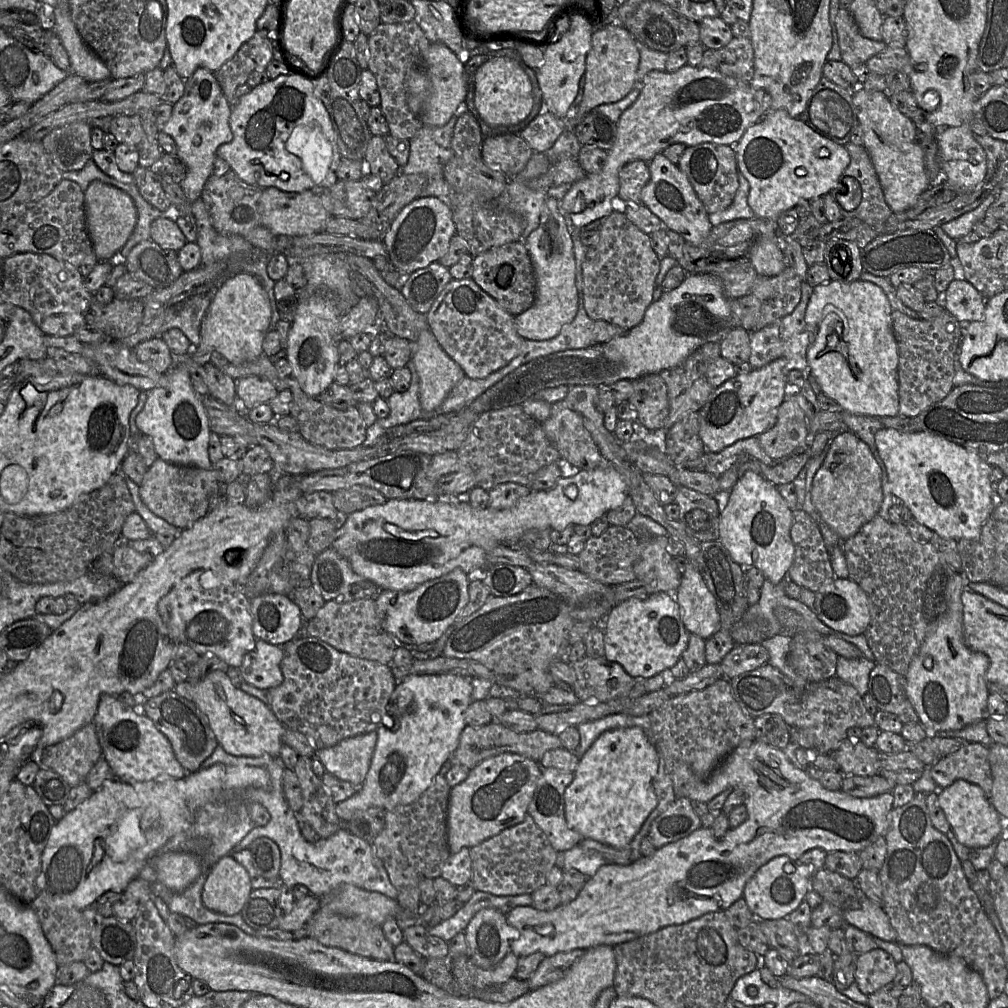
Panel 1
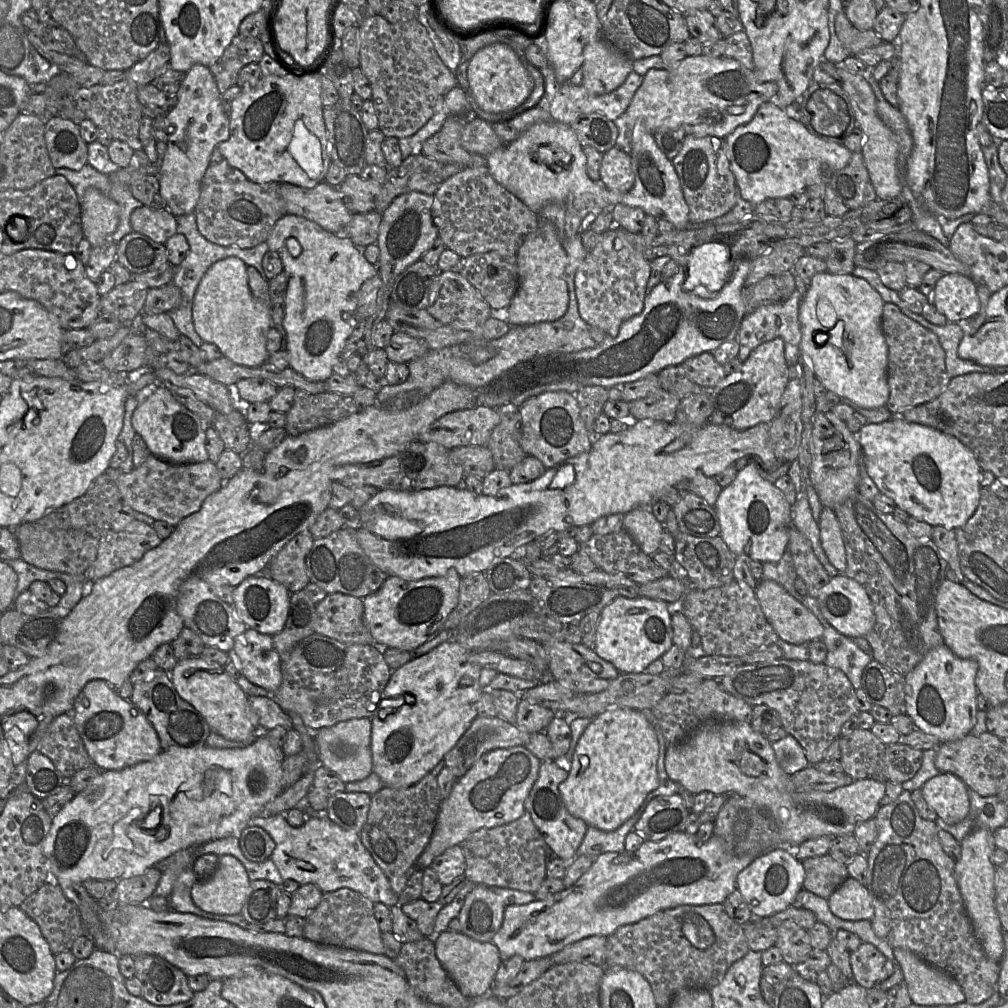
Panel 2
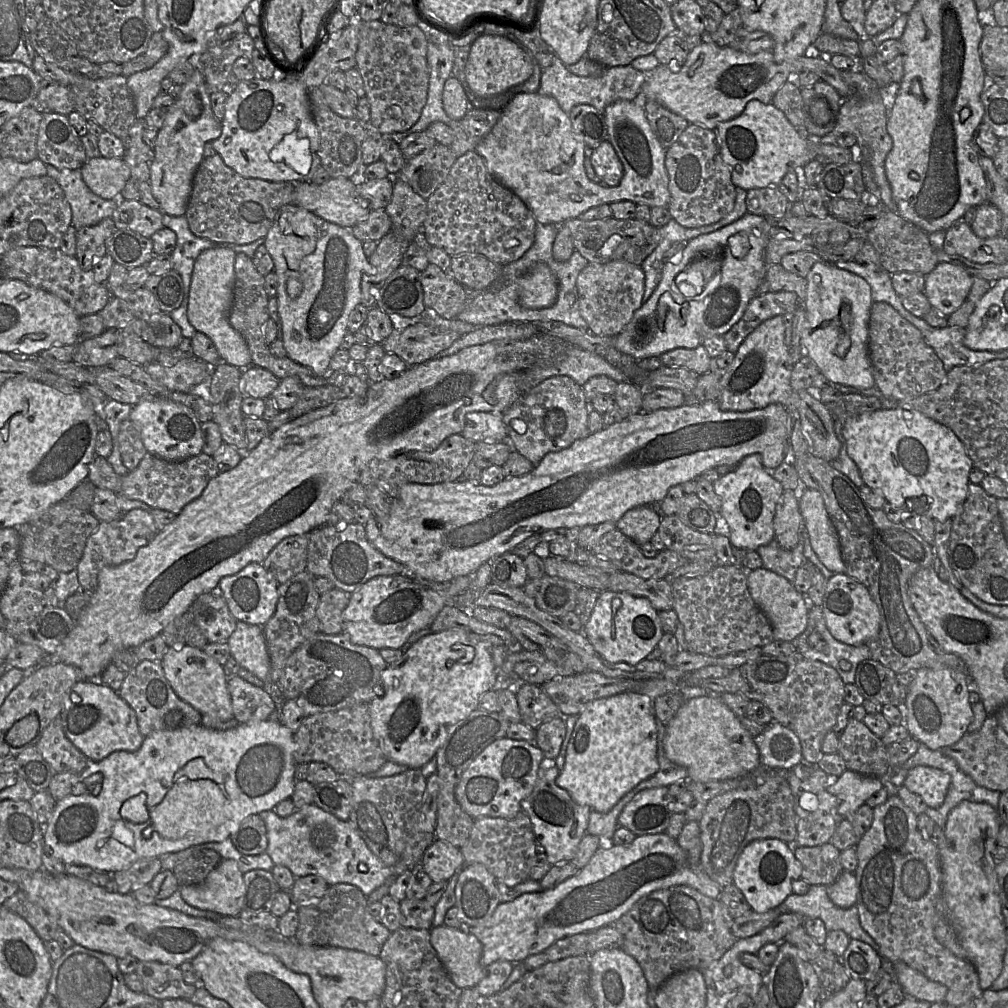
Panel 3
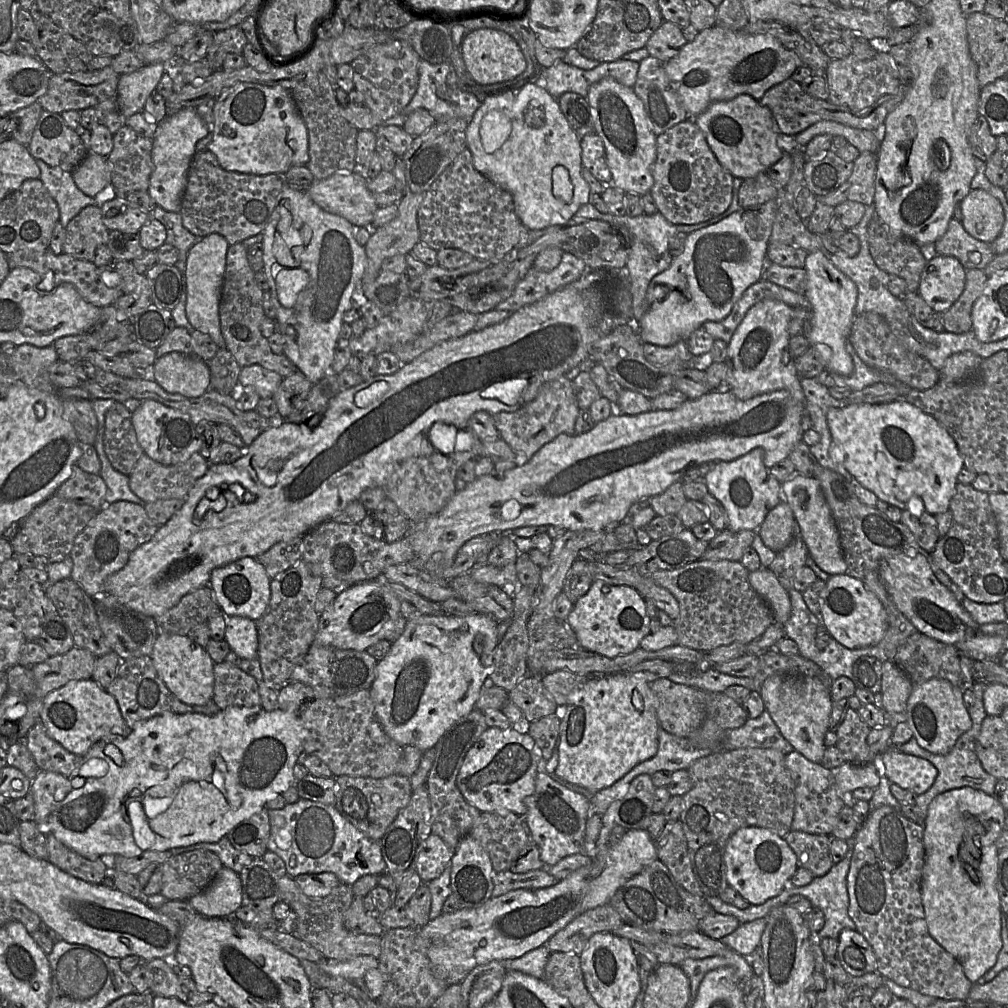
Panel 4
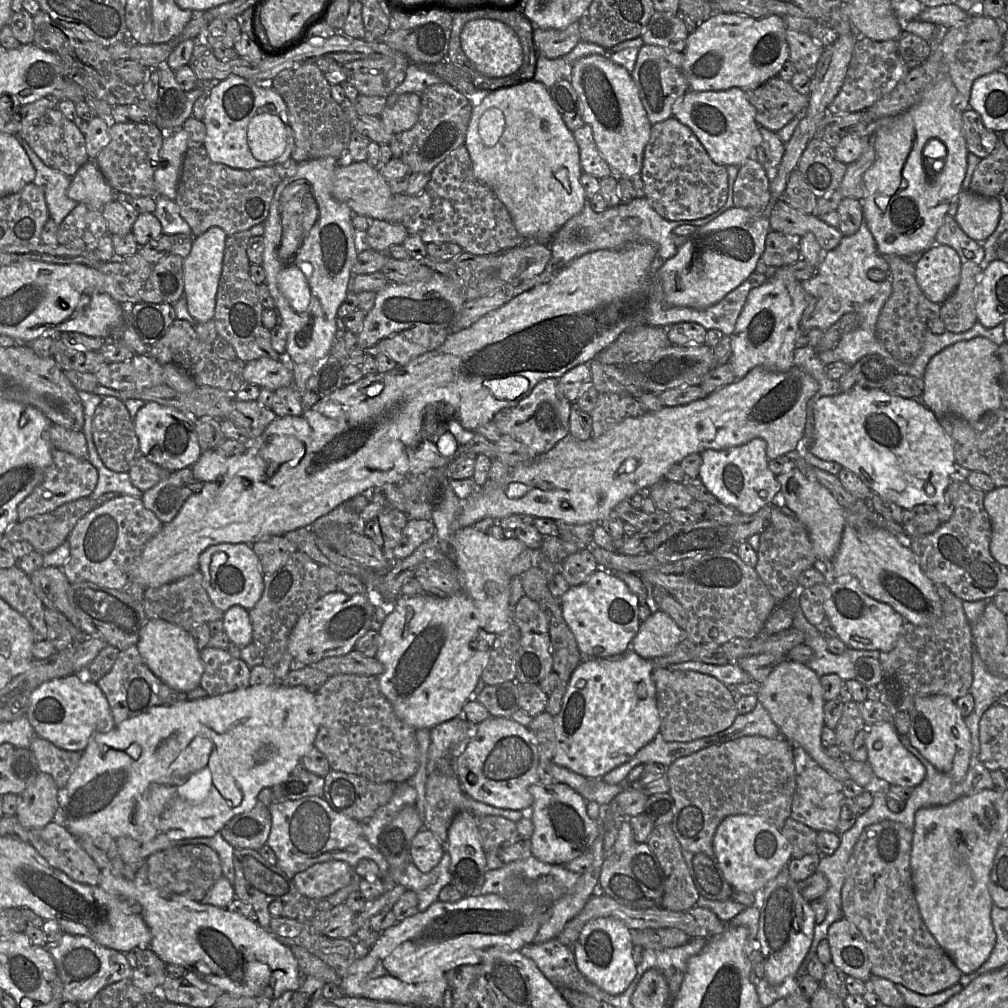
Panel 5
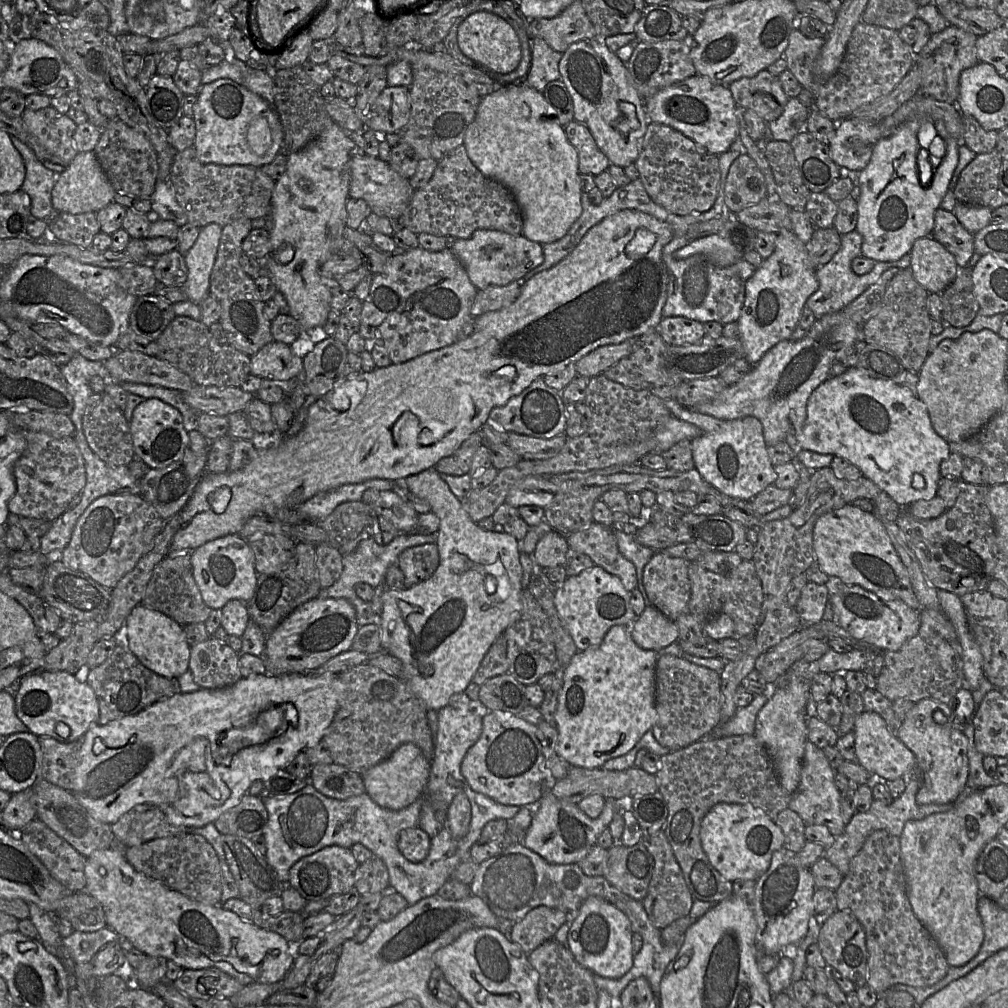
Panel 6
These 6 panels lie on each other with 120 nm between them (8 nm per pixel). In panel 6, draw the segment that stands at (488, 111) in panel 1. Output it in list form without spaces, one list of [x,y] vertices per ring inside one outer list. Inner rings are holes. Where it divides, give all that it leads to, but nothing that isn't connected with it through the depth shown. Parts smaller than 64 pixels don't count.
[[[478,11],[469,15],[458,27],[457,41],[464,55],[495,73],[514,72],[522,60],[521,44],[515,30],[505,19],[491,12]]]

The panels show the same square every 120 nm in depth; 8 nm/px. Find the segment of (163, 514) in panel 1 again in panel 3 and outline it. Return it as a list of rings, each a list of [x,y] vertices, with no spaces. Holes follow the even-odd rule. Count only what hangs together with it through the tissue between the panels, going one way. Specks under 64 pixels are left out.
[[[146,453],[138,467],[124,476],[118,475],[103,457],[97,456],[89,464],[87,480],[97,488],[108,489],[130,500],[138,500],[151,508],[178,515],[190,502],[201,496],[209,481],[219,474],[213,457],[200,453],[178,462],[170,462]]]

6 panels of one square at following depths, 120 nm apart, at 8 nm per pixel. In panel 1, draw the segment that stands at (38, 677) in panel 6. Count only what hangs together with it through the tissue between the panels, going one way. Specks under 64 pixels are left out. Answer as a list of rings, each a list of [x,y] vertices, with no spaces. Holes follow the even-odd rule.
[[[103,694],[93,719],[100,745],[105,758],[117,779],[125,782],[151,780],[177,780],[187,771],[176,759],[167,737],[146,715],[121,703],[117,696]]]

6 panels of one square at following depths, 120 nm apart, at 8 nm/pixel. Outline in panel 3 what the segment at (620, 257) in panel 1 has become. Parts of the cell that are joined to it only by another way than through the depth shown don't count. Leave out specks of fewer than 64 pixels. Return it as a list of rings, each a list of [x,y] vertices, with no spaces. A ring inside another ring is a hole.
[[[626,261],[588,263],[577,277],[579,310],[588,331],[597,336],[617,336],[643,305],[645,273],[640,265]]]

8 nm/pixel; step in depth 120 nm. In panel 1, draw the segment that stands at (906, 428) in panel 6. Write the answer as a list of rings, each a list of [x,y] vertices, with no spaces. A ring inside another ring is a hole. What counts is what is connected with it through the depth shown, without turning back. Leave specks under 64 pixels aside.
[[[881,428],[875,433],[874,439],[886,468],[890,490],[910,509],[913,518],[944,538],[959,540],[979,537],[984,522],[995,509],[995,489],[989,478],[992,466],[973,451],[929,432],[902,432]]]

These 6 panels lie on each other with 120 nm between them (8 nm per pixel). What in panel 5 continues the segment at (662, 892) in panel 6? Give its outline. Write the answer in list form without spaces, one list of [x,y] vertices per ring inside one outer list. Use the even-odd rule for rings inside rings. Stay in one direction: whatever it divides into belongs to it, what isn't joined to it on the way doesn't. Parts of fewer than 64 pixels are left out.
[[[671,824],[655,827],[647,840],[665,875],[661,907],[683,911],[697,906],[700,897]]]

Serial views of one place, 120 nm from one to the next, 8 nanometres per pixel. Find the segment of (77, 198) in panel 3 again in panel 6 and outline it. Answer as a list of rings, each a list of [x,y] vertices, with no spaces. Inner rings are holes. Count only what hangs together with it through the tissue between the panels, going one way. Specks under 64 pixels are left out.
[[[15,136],[10,139],[25,163],[26,175],[21,190],[31,198],[31,215],[49,223],[58,214],[52,205],[52,190],[60,174],[46,168],[21,140]]]

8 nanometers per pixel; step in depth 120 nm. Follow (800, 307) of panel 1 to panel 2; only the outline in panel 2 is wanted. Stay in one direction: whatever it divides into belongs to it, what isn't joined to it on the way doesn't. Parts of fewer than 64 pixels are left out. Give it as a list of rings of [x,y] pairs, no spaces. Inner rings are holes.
[[[795,289],[788,299],[759,306],[747,313],[743,317],[737,333],[737,339],[740,345],[738,358],[743,362],[760,344],[780,337],[784,341],[784,355],[788,367],[790,364],[798,362],[802,338],[799,322],[799,307],[804,297],[803,293]]]

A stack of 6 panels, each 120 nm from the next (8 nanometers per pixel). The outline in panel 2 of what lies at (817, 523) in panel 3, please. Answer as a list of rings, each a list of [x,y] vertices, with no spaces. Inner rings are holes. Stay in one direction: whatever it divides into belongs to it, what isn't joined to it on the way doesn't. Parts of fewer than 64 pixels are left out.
[[[823,507],[818,521],[821,546],[830,563],[841,573],[846,568],[846,552],[840,523],[833,511]]]

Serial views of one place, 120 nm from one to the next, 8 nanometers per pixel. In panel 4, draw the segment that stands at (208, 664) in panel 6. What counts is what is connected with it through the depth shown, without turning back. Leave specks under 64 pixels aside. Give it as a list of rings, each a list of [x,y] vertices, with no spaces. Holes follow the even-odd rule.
[[[226,661],[214,662],[214,694],[212,701],[220,709],[261,706],[258,681],[253,676],[242,671],[238,666]]]

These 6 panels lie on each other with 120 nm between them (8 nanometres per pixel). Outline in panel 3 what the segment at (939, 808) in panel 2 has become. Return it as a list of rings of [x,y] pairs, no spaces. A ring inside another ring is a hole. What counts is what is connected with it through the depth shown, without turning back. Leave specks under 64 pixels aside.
[[[915,766],[906,775],[903,786],[918,795],[930,808],[939,808],[945,800],[951,777],[948,773],[929,766]]]

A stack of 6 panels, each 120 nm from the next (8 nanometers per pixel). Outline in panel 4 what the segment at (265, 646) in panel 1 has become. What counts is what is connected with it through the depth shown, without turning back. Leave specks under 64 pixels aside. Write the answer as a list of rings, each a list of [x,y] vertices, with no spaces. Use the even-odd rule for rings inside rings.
[[[224,616],[225,641],[241,659],[258,658],[258,633],[253,620],[241,616]]]

